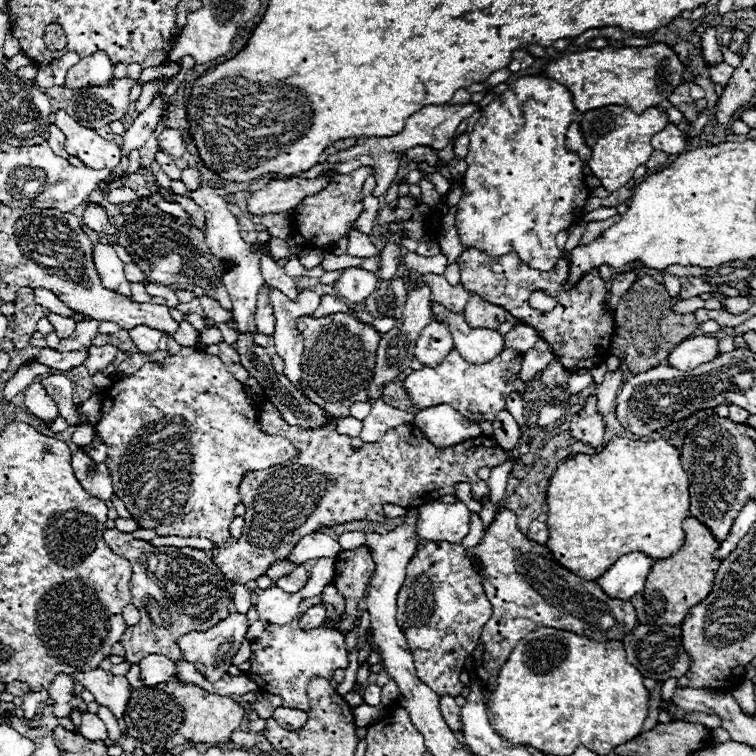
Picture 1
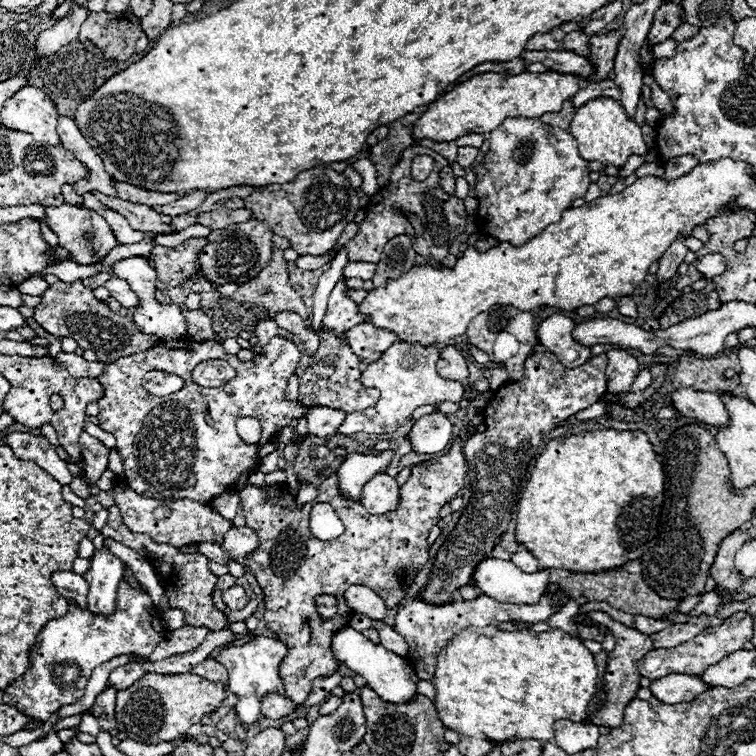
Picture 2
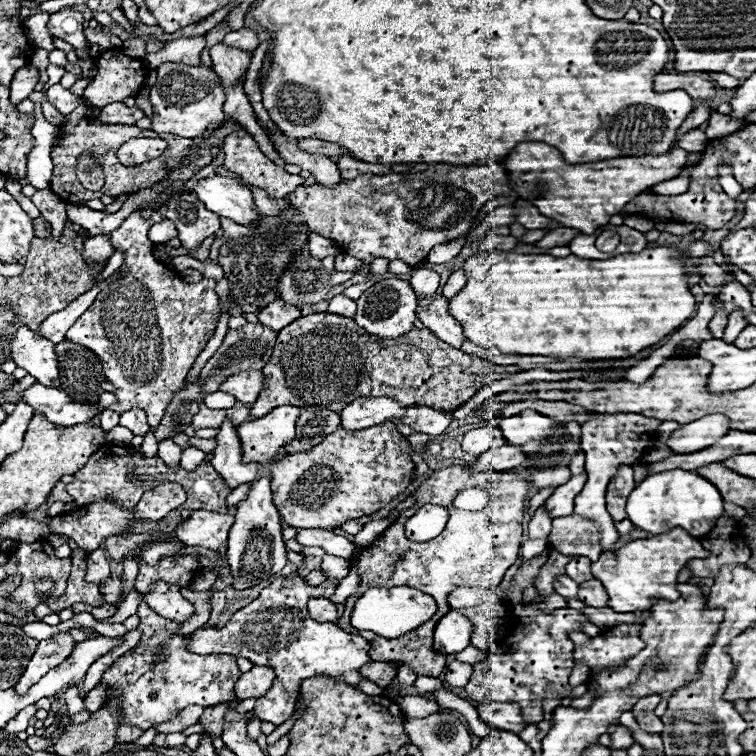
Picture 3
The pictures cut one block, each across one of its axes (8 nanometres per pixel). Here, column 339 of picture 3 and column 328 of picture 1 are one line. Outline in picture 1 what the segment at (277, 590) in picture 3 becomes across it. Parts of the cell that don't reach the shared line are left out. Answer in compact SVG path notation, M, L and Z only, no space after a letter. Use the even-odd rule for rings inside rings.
M314 596L314 598L304 598L300 602L298 608L298 616L284 624L268 624L266 630L252 640L252 656L250 656L250 670L248 670L248 678L256 680L256 684L260 684L260 688L268 694L276 694L284 700L284 706L288 708L296 708L305 712L310 709L309 698L307 695L308 680L312 676L324 676L324 678L332 678L332 672L336 668L348 668L350 660L348 660L348 648L346 648L346 638L340 630L334 628L326 628L326 626L318 626L314 630L302 630L300 628L300 616L314 604L320 604L322 596Z

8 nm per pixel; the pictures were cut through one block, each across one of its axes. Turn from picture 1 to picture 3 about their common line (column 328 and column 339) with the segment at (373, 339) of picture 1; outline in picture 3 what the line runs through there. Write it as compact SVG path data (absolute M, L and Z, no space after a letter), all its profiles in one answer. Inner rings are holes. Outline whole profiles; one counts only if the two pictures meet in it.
M320 312L310 314L294 320L284 328L278 336L276 348L272 352L272 360L262 368L264 386L256 402L252 404L250 412L252 418L266 416L276 406L298 406L304 410L320 410L328 408L332 412L342 412L356 398L374 398L384 396L396 400L402 408L406 406L428 406L442 412L452 412L466 404L482 386L490 384L492 380L508 378L510 374L520 372L518 366L496 366L488 364L488 360L480 360L478 356L464 356L464 352L444 344L436 336L428 332L428 328L412 328L408 334L396 340L382 340L370 336L360 328L352 318Z

